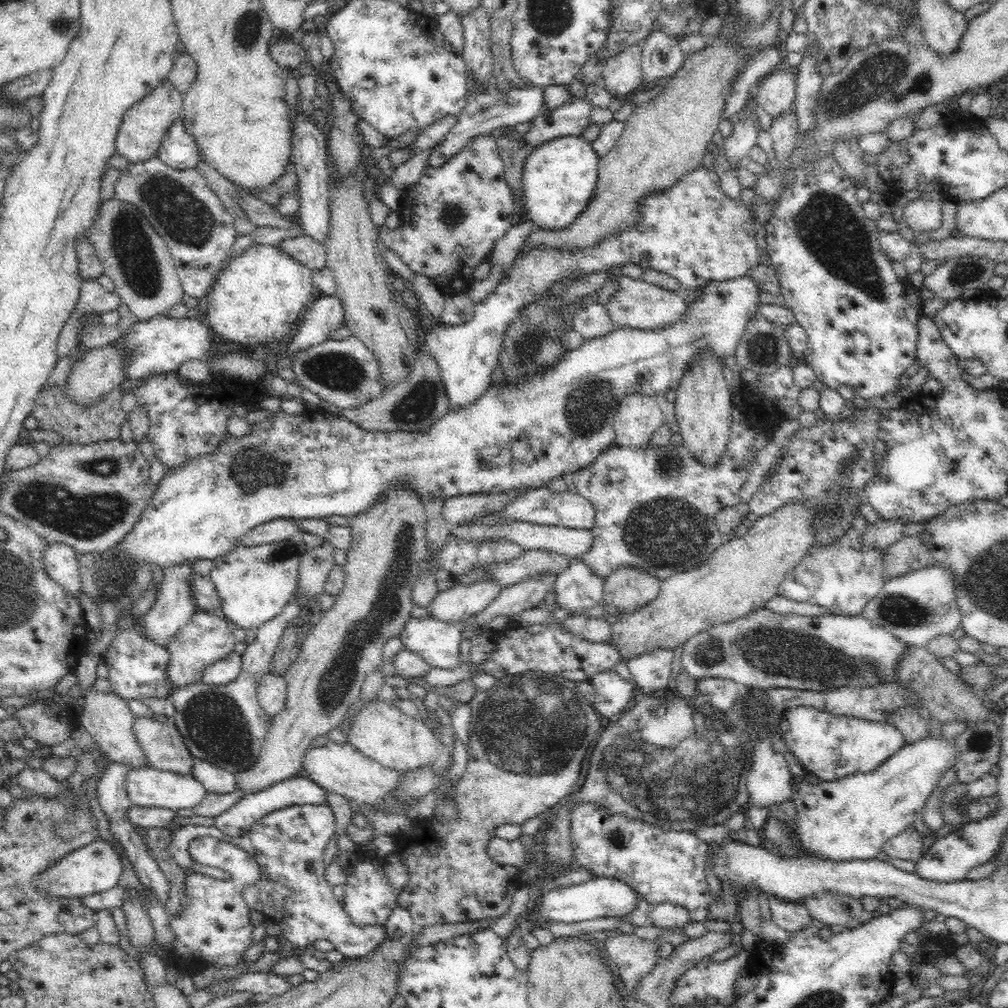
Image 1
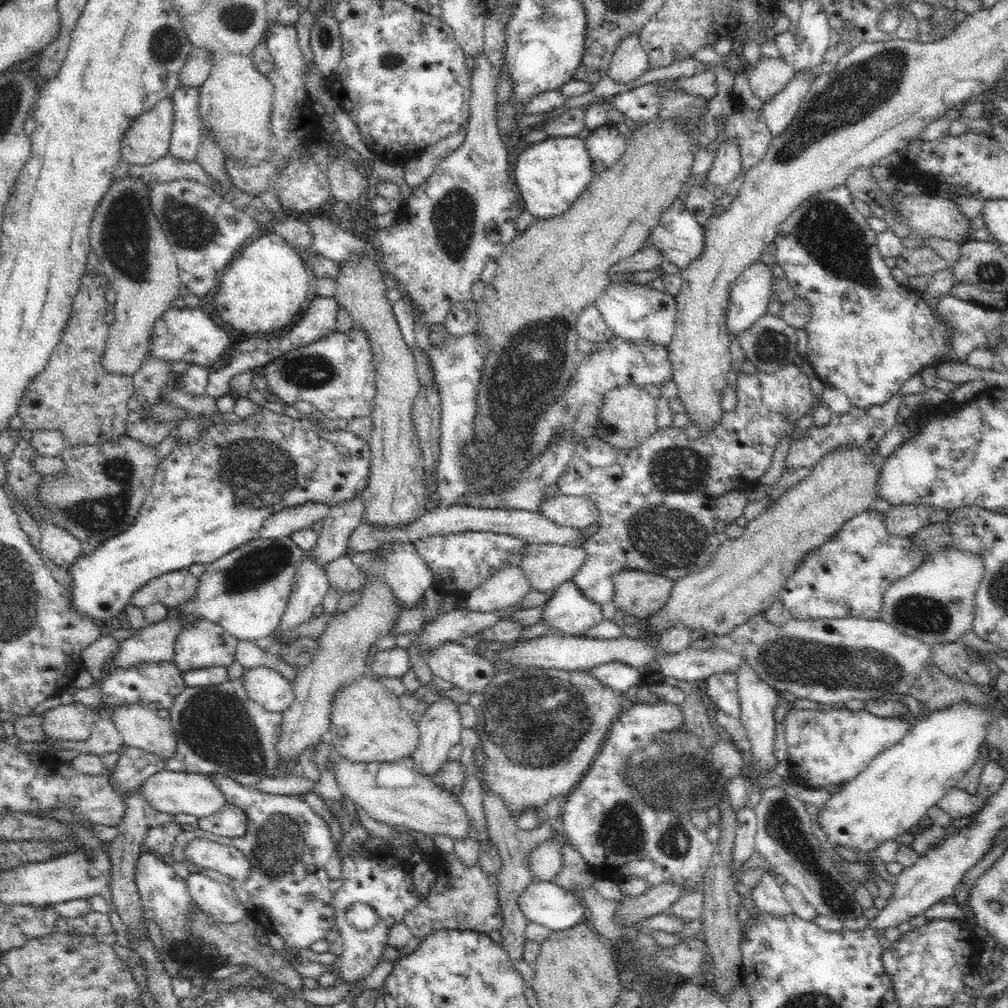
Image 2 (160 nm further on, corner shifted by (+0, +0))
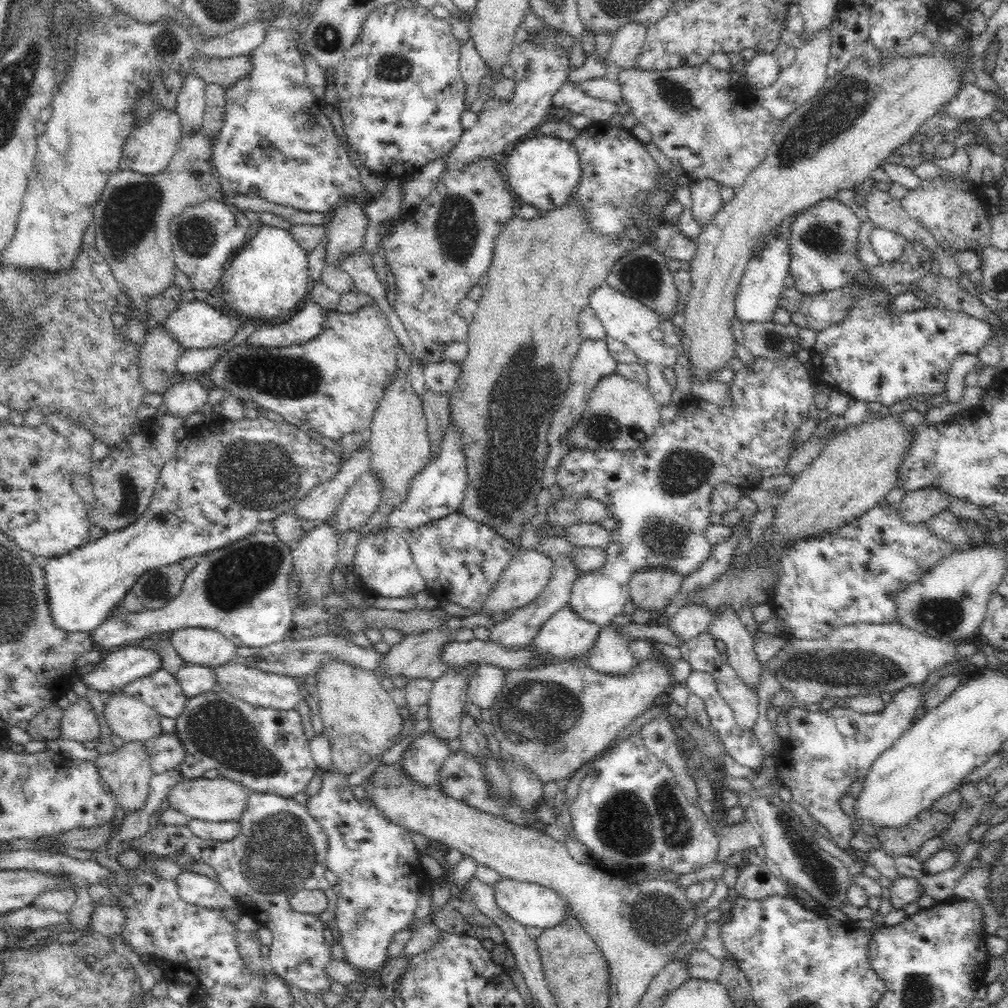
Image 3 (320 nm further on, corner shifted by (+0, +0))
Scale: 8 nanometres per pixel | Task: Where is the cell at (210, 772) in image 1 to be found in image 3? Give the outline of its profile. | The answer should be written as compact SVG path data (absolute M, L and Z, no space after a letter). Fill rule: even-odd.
M252 791L239 823L241 831L236 839L218 843L194 835L192 840L183 847L184 853L190 855L192 859L196 859L198 863L211 866L218 874L221 885L240 904L242 913L254 917L256 922L272 932L273 941L268 960L273 972L281 976L288 985L312 994L317 1000L323 1000L325 993L328 990L331 991L331 985L334 982L325 973L328 964L334 959L330 944L324 940L324 928L327 927L328 920L335 916L337 909L337 896L332 891L332 885L324 877L324 872L327 870L328 837L322 831L322 825L310 816L306 804L295 802L292 797L266 795ZM304 888L324 892L328 902L324 912L302 914L291 909L289 898Z

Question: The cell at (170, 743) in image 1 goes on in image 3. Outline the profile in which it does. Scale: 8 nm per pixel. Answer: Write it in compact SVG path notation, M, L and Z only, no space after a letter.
M123 692L104 696L103 715L110 731L124 741L146 742L161 733L161 717L152 707Z

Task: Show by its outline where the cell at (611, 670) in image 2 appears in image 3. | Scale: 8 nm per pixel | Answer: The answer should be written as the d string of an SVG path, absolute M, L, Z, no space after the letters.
M602 626L594 644L586 653L590 668L610 675L626 675L637 663L629 644L634 638L623 634L619 626Z

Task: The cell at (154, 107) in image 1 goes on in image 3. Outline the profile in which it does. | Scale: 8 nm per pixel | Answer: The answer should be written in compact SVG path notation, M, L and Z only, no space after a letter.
M162 108L139 127L131 129L131 133L123 146L122 159L130 170L138 174L156 174L168 166L178 148L178 142L180 142L182 135L183 129L181 128L181 120L177 111Z

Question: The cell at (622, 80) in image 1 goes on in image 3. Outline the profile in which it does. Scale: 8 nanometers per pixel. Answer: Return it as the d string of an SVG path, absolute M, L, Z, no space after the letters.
M628 22L614 33L614 40L606 56L607 62L621 68L636 69L636 56L646 42L647 25L641 22Z

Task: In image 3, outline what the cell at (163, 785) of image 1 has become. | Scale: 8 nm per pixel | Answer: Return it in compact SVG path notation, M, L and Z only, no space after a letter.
M206 778L182 780L168 792L171 808L175 808L188 819L200 819L210 822L236 822L241 819L241 814L247 807L250 790L236 780L218 778L208 780Z

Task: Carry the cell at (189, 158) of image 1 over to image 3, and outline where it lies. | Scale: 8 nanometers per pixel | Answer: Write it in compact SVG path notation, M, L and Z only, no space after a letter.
M193 72L184 79L175 108L181 120L183 132L192 132L203 125L205 86L206 82Z

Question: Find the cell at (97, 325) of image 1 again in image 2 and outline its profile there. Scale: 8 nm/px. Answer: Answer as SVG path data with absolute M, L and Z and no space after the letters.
M102 270L94 275L85 271L81 279L81 286L73 303L72 314L61 332L60 340L46 362L43 372L29 381L24 394L20 396L16 416L20 416L23 426L30 431L44 428L44 430L60 430L66 436L70 446L97 445L126 434L131 422L128 420L130 409L128 400L135 396L132 375L116 375L108 373L103 366L103 352L108 338L108 323L105 316L108 312L108 302L105 298L110 280Z

